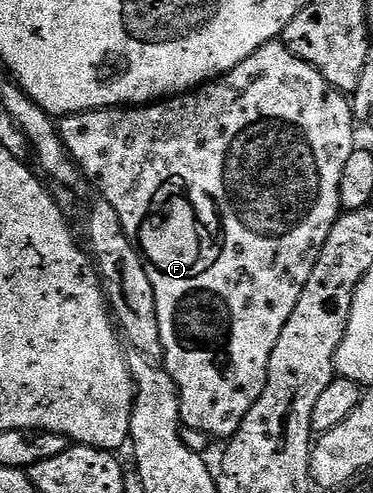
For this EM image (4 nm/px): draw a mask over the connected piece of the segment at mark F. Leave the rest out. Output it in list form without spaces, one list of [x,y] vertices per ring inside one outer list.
[[[265,43],[252,57],[240,61],[236,69],[232,69],[227,75],[220,75],[217,79],[211,79],[210,82],[202,84],[201,87],[195,87],[193,91],[185,91],[182,95],[167,97],[157,103],[149,105],[123,105],[121,107],[106,107],[102,111],[82,111],[78,115],[63,115],[58,123],[58,133],[62,136],[62,144],[70,154],[71,159],[78,164],[82,174],[86,176],[91,184],[98,186],[97,194],[106,199],[116,209],[120,221],[124,225],[124,233],[132,241],[132,245],[138,250],[138,256],[144,261],[144,273],[148,273],[148,281],[152,281],[152,293],[156,293],[156,317],[160,321],[160,341],[162,342],[162,355],[164,356],[164,366],[166,372],[174,379],[174,384],[178,387],[178,400],[182,410],[182,422],[185,426],[199,430],[210,437],[211,440],[221,441],[229,440],[231,435],[235,435],[252,405],[264,393],[264,385],[268,381],[268,365],[272,357],[272,349],[276,349],[276,341],[280,341],[280,333],[284,333],[284,325],[288,325],[288,317],[292,317],[292,309],[296,309],[296,301],[300,301],[300,293],[304,293],[304,285],[308,285],[308,277],[312,277],[312,269],[320,257],[320,249],[324,249],[324,241],[328,241],[328,233],[332,233],[332,225],[336,222],[342,211],[342,202],[340,201],[340,177],[344,177],[344,165],[348,165],[348,157],[356,149],[354,143],[354,127],[356,120],[354,118],[354,108],[351,100],[343,92],[337,91],[308,61],[300,61],[281,43]]]

